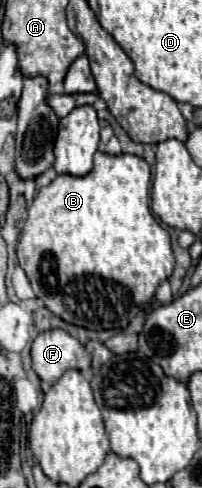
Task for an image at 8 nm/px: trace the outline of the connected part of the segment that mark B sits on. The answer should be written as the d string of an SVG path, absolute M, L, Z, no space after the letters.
M96 153L94 155L94 169L84 177L72 177L72 175L58 175L50 185L42 187L38 195L34 197L32 205L28 207L28 219L24 223L24 229L20 233L18 241L18 263L24 269L26 277L30 279L32 291L38 299L44 301L44 305L62 321L92 329L92 331L106 331L106 329L124 329L138 313L140 305L148 305L154 299L154 293L162 281L166 281L174 271L174 253L170 247L170 235L168 231L154 219L150 211L150 167L144 159L136 155L106 155Z

